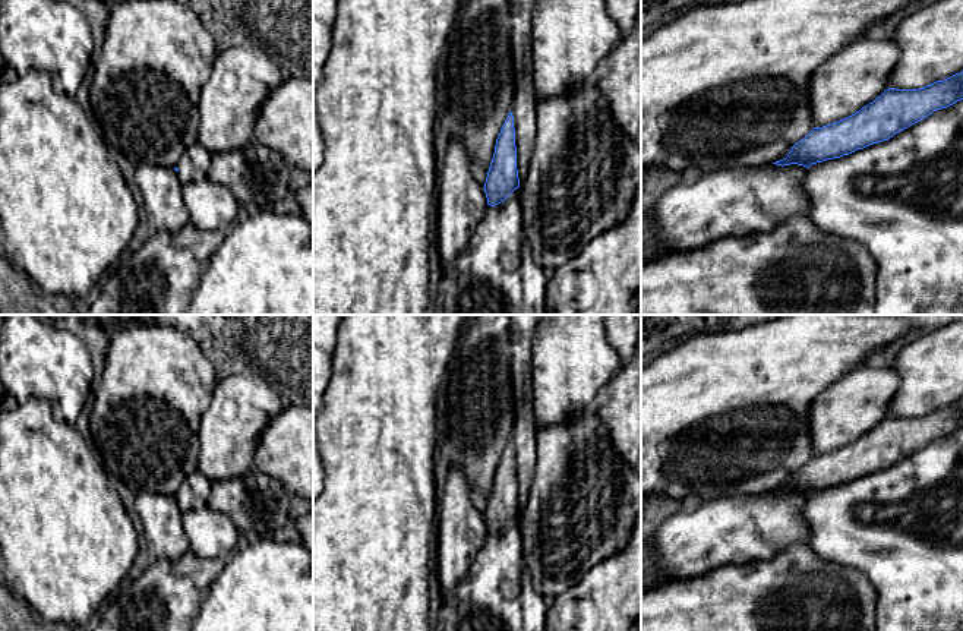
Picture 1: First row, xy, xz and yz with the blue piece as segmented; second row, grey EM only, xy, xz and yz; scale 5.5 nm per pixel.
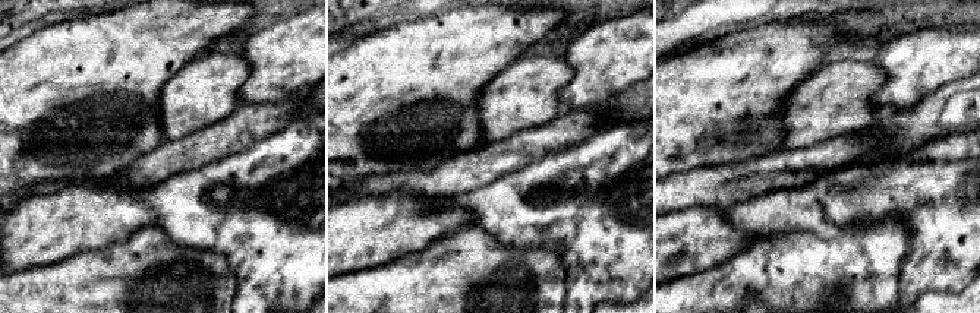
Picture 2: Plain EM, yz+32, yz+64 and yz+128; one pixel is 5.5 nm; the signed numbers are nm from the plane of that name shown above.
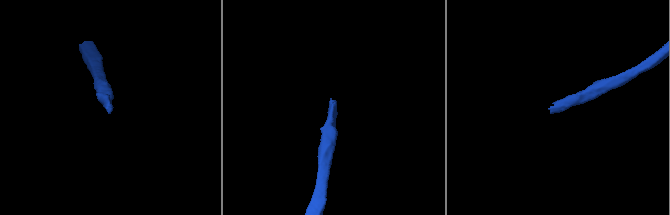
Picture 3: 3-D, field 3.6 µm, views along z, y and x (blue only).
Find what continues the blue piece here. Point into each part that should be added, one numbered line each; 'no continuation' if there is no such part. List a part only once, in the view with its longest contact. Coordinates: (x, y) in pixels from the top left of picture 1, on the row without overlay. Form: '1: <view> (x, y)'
1: xz (524, 435)

